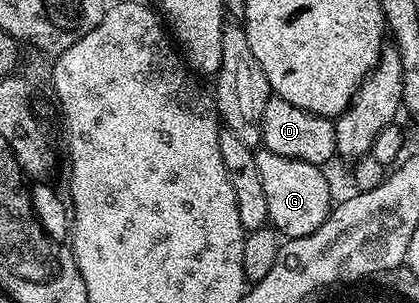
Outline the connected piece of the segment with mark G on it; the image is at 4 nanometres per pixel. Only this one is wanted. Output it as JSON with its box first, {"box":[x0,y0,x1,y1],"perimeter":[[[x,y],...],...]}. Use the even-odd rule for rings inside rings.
{"box":[255,147,335,238],"perimeter":[[[261,147],[255,152],[255,167],[259,167],[263,192],[267,194],[269,225],[282,238],[306,237],[327,220],[329,210],[335,204],[335,196],[329,190],[326,170],[322,166],[303,163],[299,159],[285,159],[283,155],[275,155],[275,151]]]}

